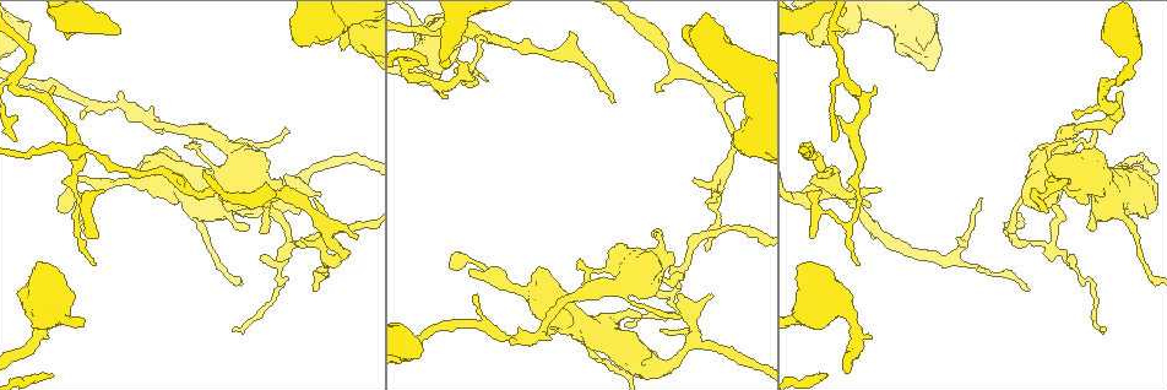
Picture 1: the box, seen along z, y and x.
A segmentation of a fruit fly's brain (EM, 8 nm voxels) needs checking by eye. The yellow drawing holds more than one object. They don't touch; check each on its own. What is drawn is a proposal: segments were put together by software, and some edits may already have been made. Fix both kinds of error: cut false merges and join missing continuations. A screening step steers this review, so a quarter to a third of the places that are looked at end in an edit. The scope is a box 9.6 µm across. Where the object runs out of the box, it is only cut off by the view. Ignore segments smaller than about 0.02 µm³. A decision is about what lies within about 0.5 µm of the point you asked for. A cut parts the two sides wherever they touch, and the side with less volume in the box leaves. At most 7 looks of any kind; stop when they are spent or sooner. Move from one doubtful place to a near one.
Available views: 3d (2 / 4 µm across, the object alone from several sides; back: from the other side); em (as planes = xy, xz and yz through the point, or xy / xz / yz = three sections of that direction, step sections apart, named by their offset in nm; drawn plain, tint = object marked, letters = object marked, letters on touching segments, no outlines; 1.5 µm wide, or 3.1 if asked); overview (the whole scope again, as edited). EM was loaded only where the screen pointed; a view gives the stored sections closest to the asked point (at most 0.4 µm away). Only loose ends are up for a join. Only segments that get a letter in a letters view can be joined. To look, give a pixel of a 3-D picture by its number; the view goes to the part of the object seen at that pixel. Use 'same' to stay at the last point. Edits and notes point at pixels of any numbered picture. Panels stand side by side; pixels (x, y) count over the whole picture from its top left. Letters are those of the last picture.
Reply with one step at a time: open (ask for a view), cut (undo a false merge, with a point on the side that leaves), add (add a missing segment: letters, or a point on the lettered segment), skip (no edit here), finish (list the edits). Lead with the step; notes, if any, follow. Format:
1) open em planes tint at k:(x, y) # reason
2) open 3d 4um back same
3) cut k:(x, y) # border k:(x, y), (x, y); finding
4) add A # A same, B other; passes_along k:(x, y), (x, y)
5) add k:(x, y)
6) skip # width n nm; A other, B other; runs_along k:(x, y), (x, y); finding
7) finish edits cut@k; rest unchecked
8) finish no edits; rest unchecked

open 3d 4um at 1:(285, 128) # an open end

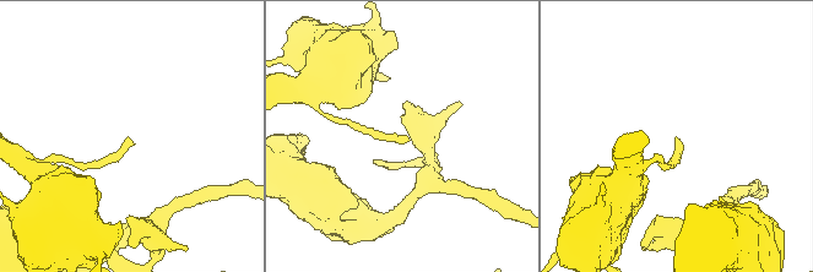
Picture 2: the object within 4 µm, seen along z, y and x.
open em planes letters at 2:(128, 141) # shape alone is not enough

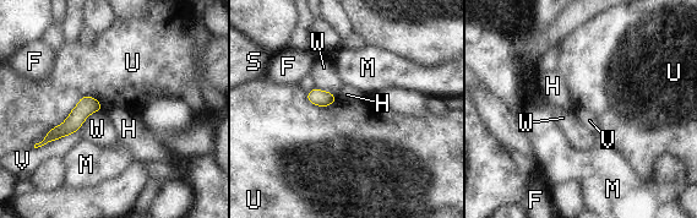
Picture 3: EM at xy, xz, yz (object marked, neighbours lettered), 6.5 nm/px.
skip # width 110 nm; F other, H other, M other, S other, U other, V other, W other; border 3:(103, 105), (83, 96), (33, 147); no lettered segment goes on from it

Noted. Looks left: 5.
open em xz step 8 tint at 1:(1104, 330) # free end

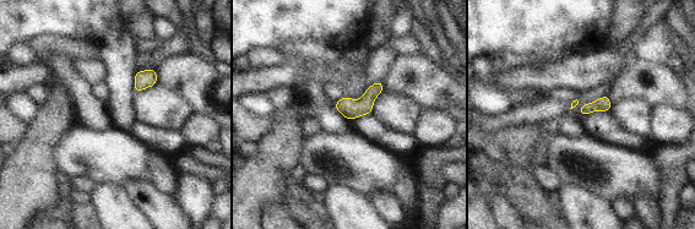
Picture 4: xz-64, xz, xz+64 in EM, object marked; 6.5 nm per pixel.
open em yz step 8 letters same

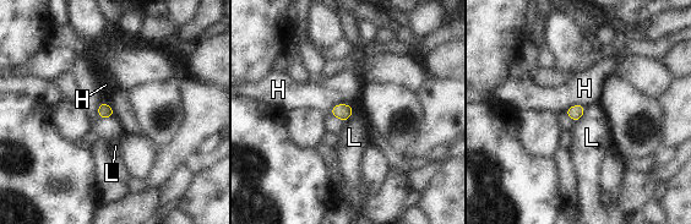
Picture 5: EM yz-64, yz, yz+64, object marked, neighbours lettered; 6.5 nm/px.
skip # H other, L other; border 5:(586, 107), (582, 115), (575, 123); no lettered segment goes on from it

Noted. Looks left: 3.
open 3d 2um back at 1:(56, 209) # tapers out

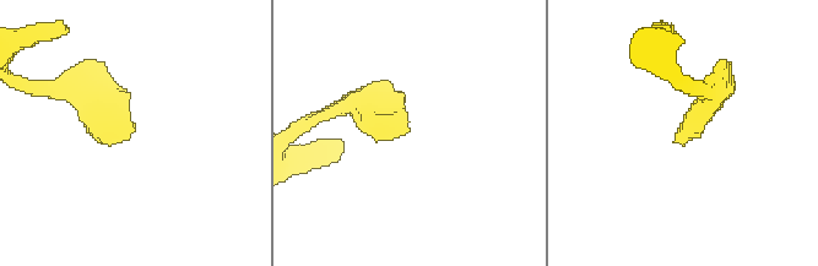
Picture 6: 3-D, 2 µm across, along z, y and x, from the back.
open em xz step 8 tint at 6:(406, 131)

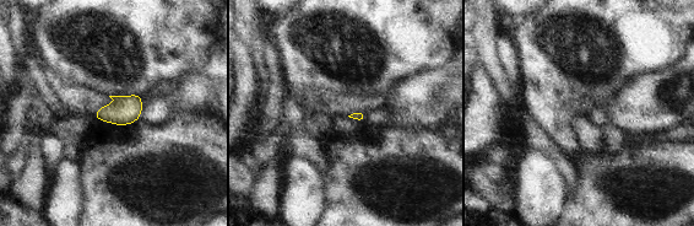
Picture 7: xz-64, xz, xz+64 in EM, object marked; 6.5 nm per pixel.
open em planes letters same

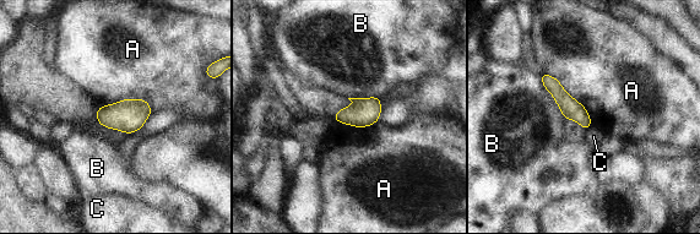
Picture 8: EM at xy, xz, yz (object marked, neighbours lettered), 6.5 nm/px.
skip # A other, B other, C other; runs_along 8:(544, 77), (584, 119), (586, 125); none of them fits

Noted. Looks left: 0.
finish no edits; rest unchecked

